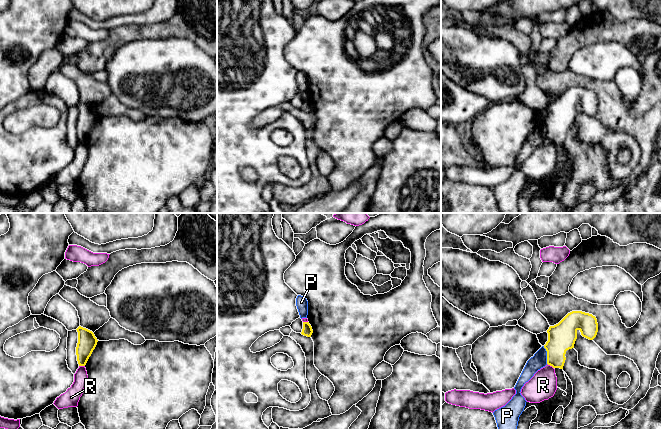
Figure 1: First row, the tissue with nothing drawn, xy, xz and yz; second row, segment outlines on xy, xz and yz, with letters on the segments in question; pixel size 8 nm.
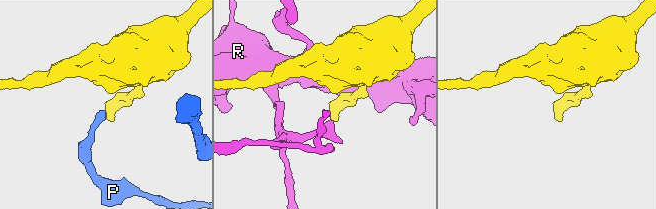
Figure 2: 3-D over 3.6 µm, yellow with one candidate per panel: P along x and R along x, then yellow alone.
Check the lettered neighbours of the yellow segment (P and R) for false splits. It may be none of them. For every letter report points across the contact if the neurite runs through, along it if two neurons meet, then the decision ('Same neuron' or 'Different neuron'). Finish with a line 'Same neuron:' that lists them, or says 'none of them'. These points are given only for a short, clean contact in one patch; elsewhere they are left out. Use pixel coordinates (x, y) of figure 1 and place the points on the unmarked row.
P: Boundary: yz (543, 122), (546, 127), (547, 139). Different neuron
R: Different neuron
Same neuron: none of them

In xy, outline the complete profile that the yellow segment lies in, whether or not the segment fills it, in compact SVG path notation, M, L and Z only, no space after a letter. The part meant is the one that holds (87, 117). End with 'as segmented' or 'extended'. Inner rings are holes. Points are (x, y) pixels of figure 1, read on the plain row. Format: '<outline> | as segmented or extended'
M79 102L78 119L76 123L76 131L79 142L85 142L93 126L97 121L97 114L94 109L86 104Z | as segmented

